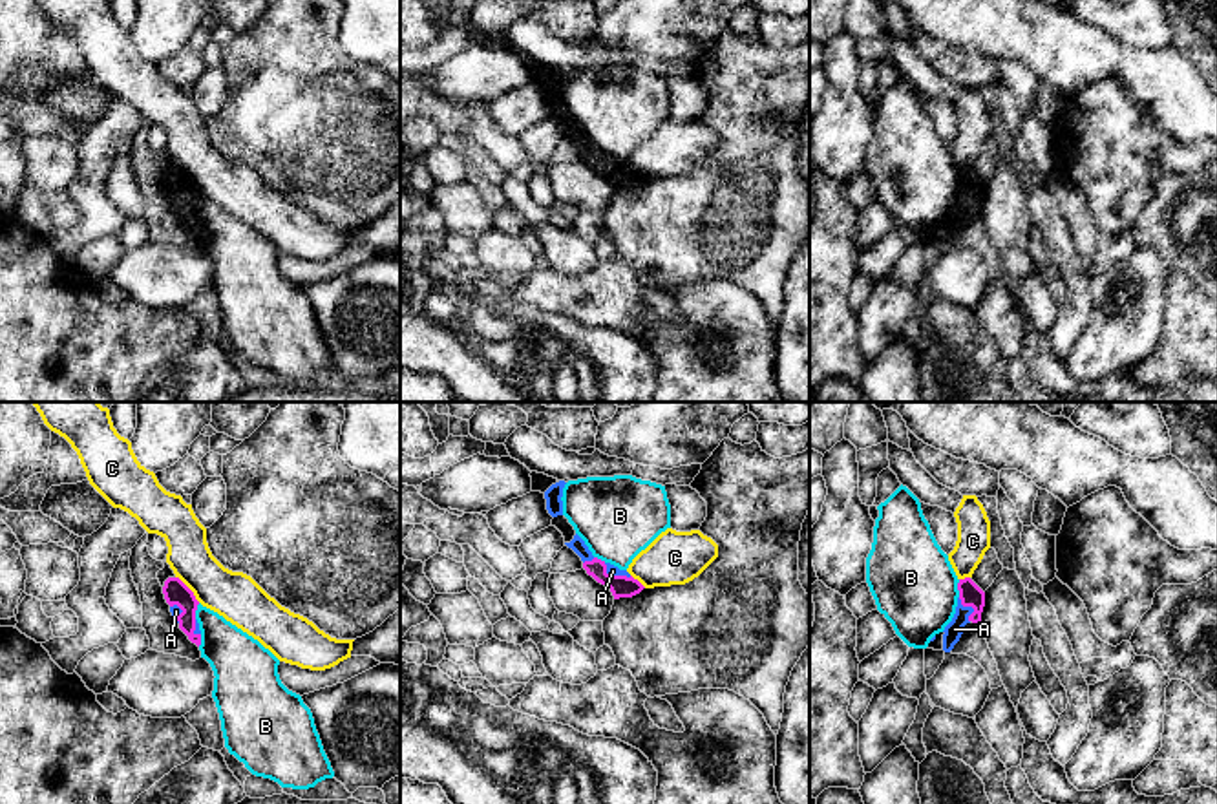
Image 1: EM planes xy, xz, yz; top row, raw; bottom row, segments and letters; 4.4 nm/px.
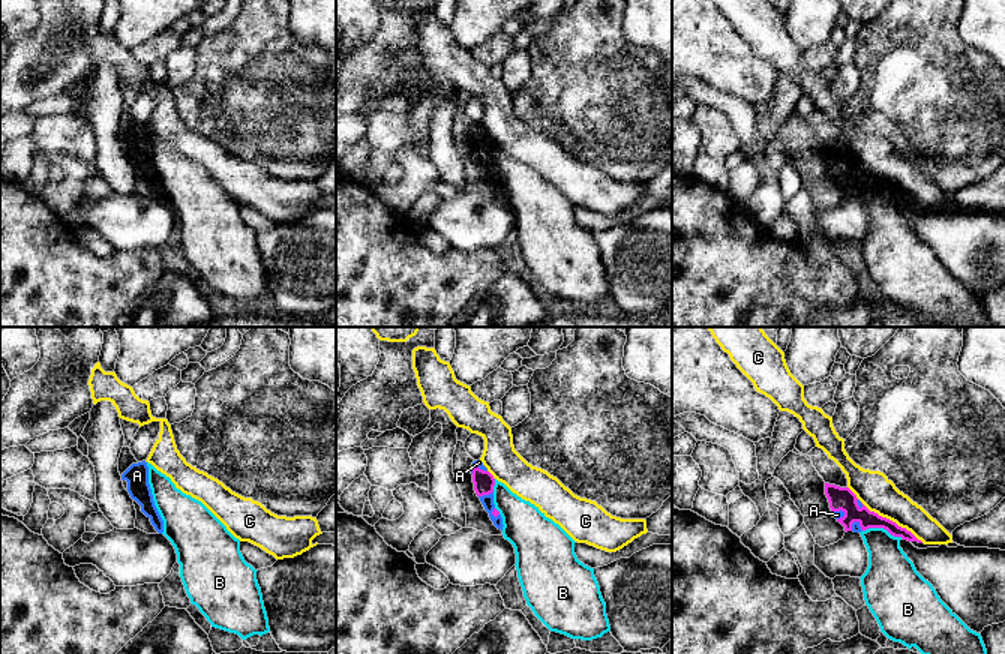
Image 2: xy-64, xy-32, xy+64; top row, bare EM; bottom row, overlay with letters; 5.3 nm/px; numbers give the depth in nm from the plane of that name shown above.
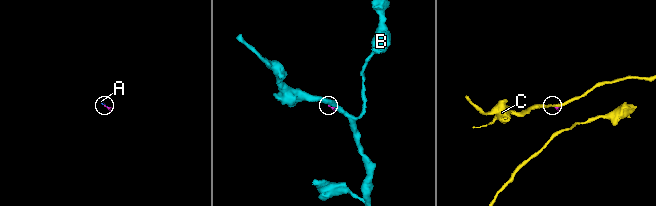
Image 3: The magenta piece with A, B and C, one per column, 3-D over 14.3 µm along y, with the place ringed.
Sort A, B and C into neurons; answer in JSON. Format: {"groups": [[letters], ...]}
{"groups": [["A"], ["B"], ["C"]]}

